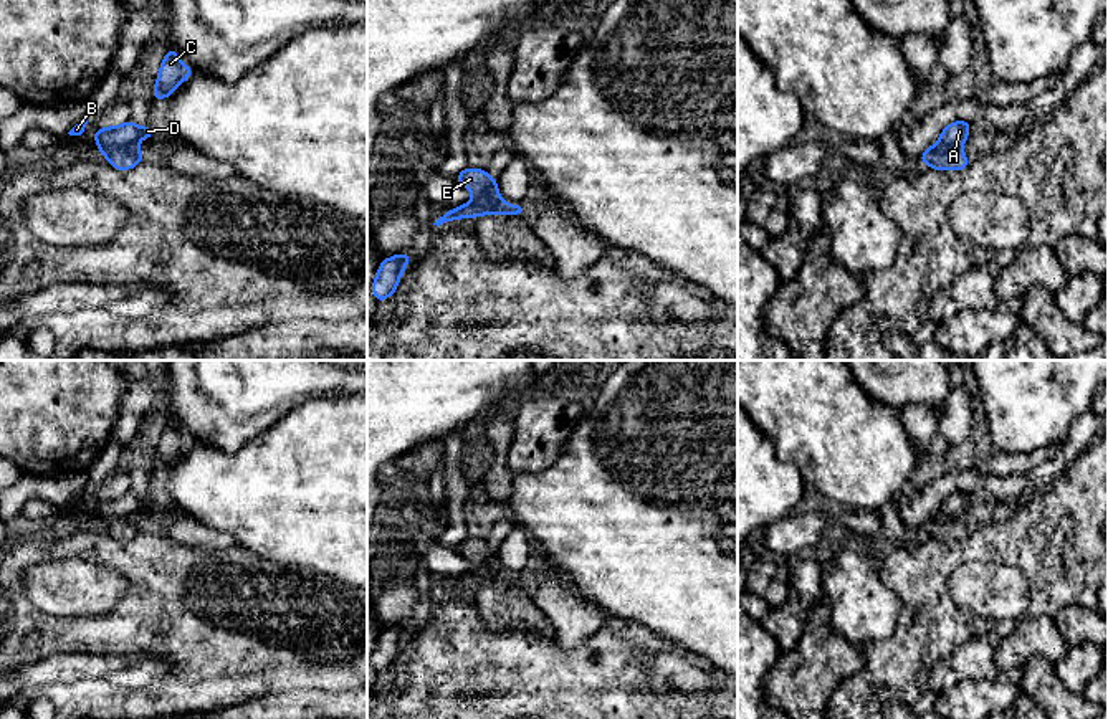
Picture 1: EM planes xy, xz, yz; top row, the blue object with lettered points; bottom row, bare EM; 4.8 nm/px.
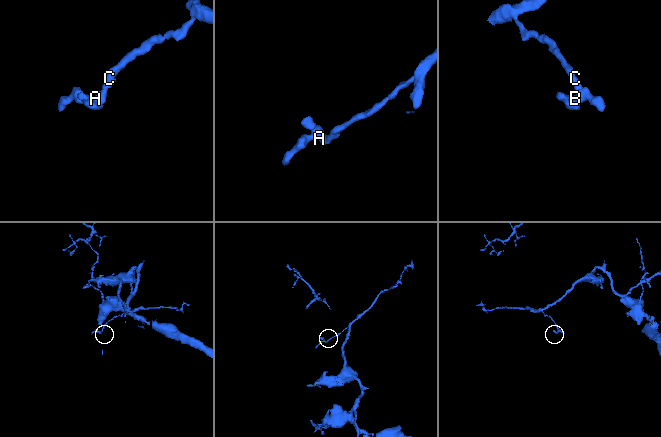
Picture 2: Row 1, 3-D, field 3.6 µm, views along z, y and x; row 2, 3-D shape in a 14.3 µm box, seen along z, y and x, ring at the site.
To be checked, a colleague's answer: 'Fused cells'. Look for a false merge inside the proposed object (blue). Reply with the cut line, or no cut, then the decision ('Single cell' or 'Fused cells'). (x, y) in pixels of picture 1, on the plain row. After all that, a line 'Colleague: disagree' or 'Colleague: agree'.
Split along xy (134, 516), (114, 516), (103, 523). Fused cells
Colleague: agree

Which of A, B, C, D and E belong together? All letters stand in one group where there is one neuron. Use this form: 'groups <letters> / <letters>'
groups A B C D / E

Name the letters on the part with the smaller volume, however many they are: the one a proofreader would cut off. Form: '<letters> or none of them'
E

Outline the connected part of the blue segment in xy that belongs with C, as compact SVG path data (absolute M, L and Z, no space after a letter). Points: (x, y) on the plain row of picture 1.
M167 418L167 425L162 430L157 443L152 469L167 469L180 453L192 446L192 443L192 438L179 430L177 421L174 418Z

